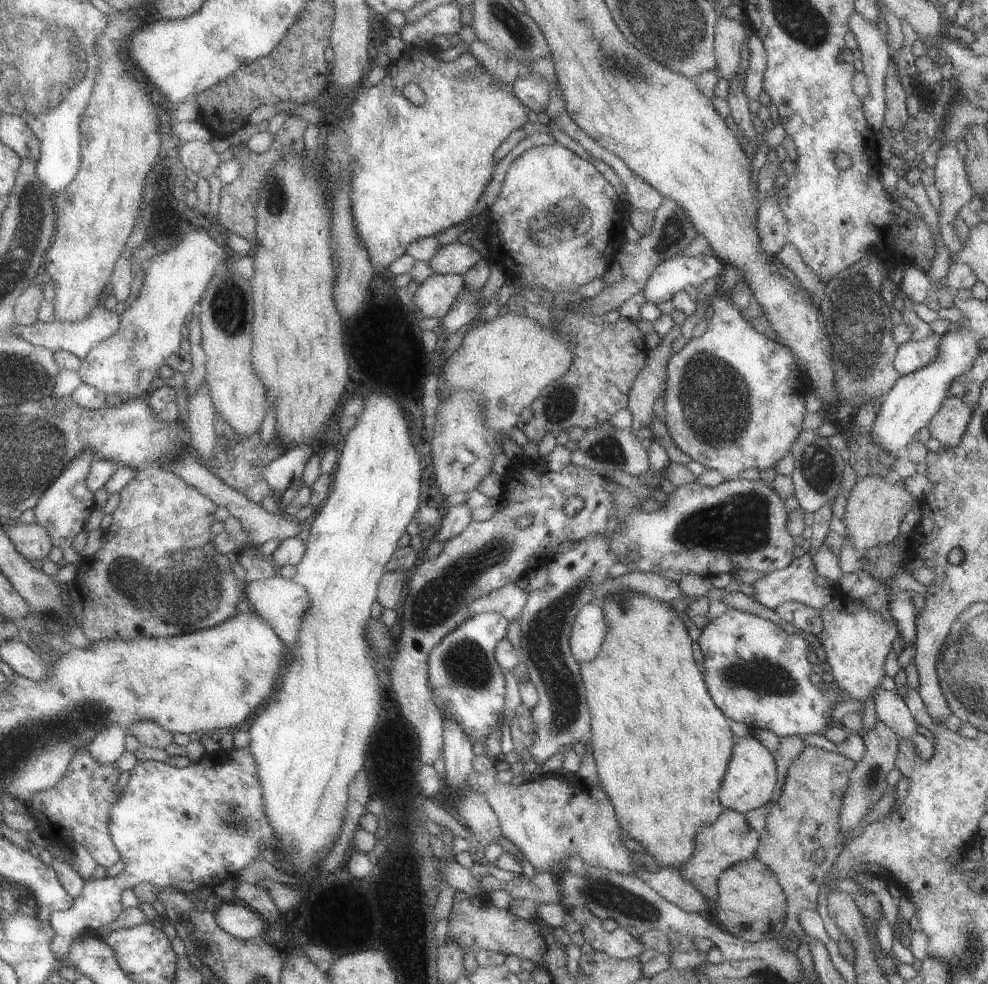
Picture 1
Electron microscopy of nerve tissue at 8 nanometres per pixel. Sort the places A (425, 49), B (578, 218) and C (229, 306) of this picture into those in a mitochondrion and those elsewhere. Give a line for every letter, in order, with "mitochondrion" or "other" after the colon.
A: other
B: mitochondrion
C: mitochondrion

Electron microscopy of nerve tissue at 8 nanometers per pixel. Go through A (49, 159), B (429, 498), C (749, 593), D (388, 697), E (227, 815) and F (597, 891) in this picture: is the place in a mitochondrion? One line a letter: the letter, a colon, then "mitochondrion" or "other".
A: other
B: other
C: other
D: other
E: mitochondrion
F: mitochondrion

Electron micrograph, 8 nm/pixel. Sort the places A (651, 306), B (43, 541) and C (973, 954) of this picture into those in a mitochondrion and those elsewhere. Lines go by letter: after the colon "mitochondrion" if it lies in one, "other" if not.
A: other
B: other
C: mitochondrion

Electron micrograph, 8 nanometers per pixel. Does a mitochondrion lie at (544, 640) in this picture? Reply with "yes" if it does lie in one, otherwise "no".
yes

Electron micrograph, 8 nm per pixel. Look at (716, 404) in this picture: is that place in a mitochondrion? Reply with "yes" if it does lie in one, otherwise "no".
yes

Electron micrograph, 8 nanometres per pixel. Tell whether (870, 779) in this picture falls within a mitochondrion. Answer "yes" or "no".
yes

